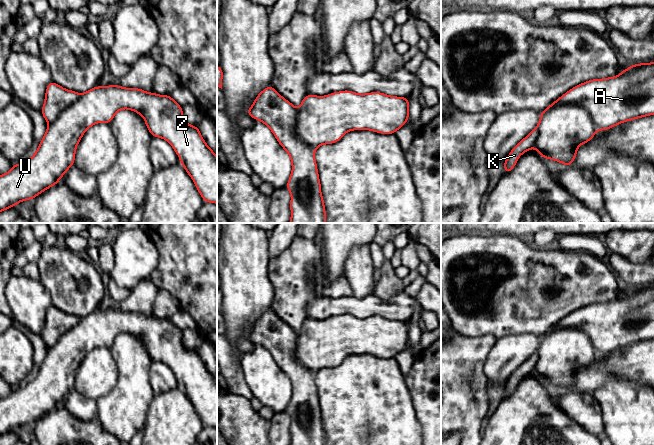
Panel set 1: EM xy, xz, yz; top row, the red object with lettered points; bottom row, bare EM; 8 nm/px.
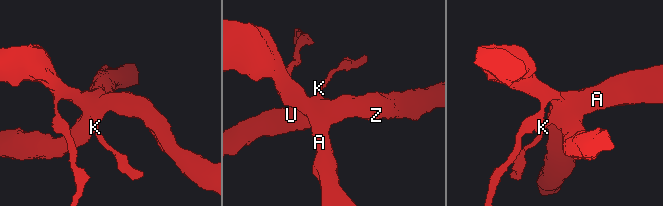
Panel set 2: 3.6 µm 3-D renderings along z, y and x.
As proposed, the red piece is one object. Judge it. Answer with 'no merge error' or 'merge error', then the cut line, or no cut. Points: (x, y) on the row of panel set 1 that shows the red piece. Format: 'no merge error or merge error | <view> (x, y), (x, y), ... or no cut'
no merge error | no cut

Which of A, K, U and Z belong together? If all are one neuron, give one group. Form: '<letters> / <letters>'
A K U Z

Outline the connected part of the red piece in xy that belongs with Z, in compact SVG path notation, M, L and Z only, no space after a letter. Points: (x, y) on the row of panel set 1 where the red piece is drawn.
M51 81L46 87L41 110L48 128L31 158L24 164L14 164L6 174L0 175L0 212L22 201L34 199L59 183L60 178L74 165L76 148L85 131L96 123L109 124L122 109L140 114L152 137L163 138L173 147L203 201L217 204L217 156L204 141L198 126L184 121L182 107L170 95L158 95L119 85L96 86L79 94Z

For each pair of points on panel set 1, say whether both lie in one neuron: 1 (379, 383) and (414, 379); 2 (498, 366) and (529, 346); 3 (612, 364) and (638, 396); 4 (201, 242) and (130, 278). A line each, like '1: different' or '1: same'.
1: different
2: same
3: different
4: different

